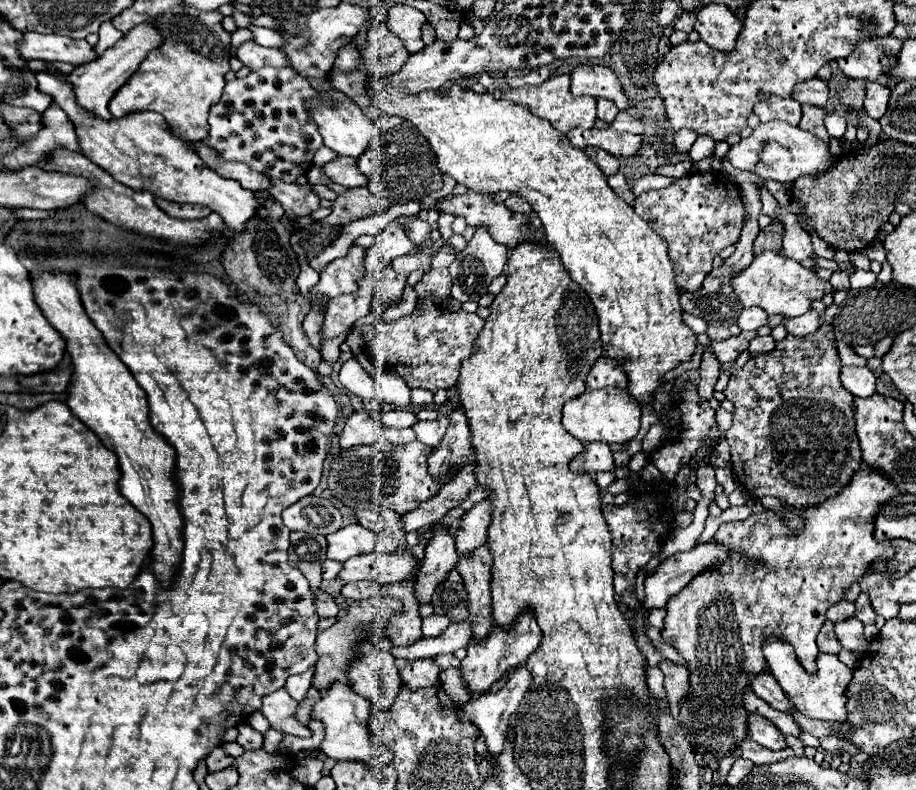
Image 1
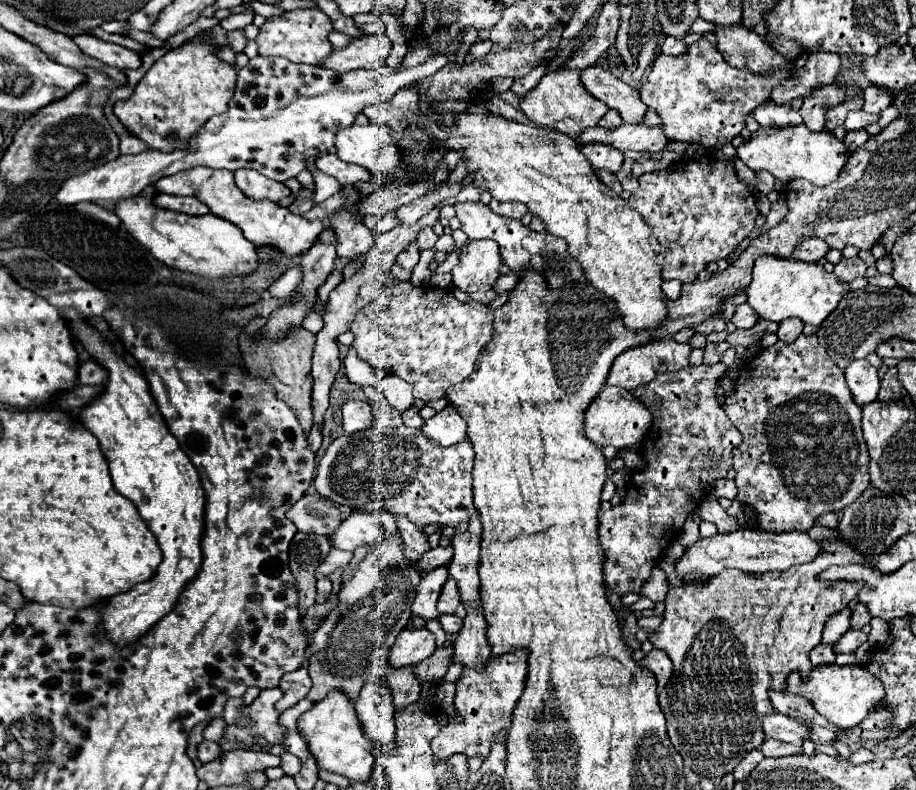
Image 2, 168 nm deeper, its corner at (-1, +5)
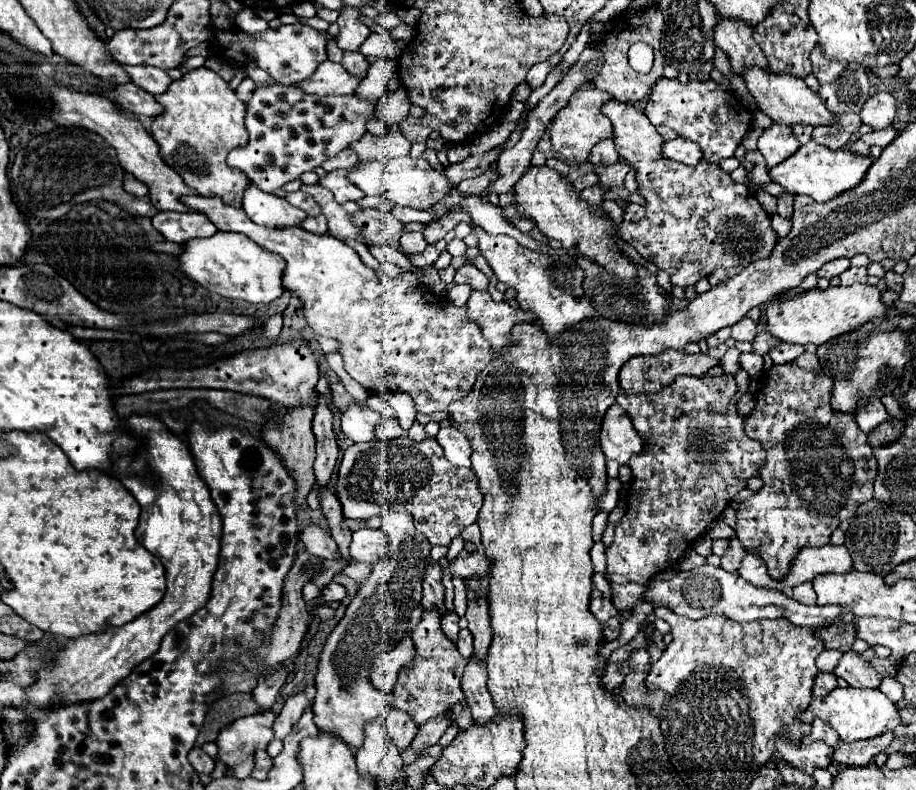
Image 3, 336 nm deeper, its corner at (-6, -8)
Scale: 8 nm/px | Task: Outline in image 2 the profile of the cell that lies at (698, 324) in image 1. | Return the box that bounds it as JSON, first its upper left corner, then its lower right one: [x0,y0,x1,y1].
[661,279,682,301]

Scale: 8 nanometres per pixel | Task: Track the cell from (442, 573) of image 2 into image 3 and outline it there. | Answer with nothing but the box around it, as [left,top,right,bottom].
[391,608,467,724]

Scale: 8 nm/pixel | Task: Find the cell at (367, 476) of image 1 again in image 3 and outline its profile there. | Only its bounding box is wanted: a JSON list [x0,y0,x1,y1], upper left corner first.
[335,436,483,546]

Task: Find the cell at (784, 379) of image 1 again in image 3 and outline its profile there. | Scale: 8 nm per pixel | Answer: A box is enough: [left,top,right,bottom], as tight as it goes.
[735,352,877,576]

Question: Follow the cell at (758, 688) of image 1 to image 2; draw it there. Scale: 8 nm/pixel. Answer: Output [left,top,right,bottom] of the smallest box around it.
[770,691,816,725]

